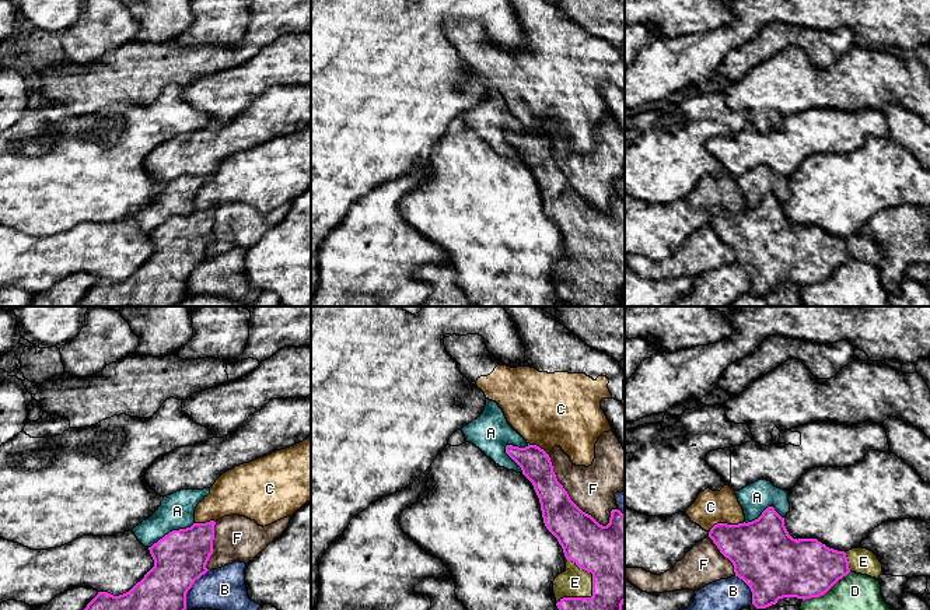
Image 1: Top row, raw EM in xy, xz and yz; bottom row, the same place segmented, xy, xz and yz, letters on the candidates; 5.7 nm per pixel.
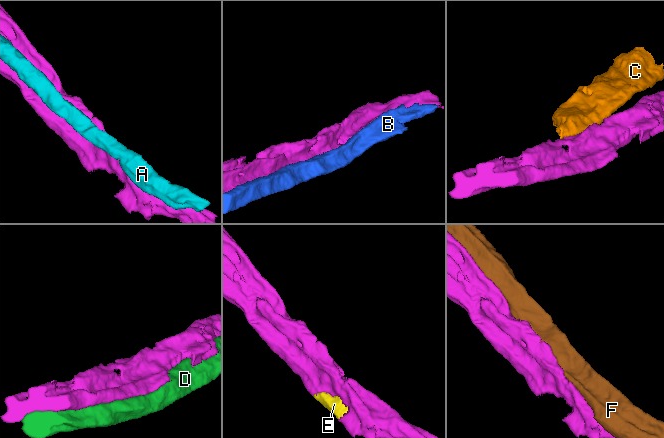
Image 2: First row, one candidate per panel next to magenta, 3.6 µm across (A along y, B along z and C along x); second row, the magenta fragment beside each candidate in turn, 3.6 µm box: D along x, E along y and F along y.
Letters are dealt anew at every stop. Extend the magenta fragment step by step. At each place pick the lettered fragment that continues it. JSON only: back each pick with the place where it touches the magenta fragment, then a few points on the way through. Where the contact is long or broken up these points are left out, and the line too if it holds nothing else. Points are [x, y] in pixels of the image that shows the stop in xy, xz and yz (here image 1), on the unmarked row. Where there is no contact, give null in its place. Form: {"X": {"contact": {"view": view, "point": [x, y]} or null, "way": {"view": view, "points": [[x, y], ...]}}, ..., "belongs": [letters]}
{"E": {"contact": {"view": "xz", "point": [584, 284]}}, "belongs": ["E"]}

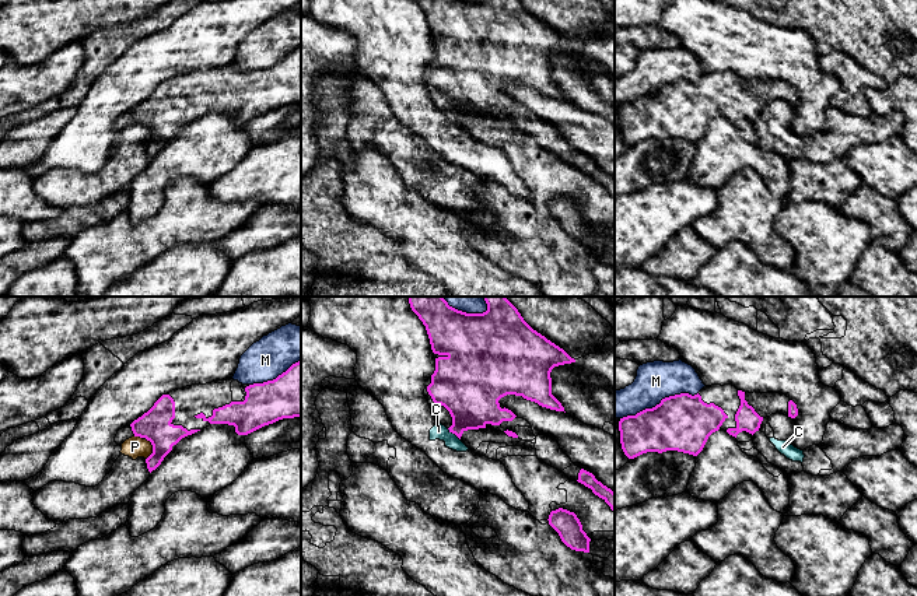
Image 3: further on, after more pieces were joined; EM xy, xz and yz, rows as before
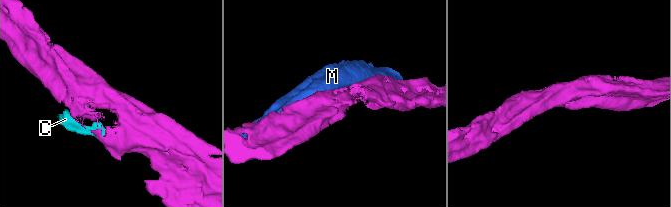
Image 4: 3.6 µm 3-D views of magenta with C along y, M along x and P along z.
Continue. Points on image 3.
{"belongs": []}

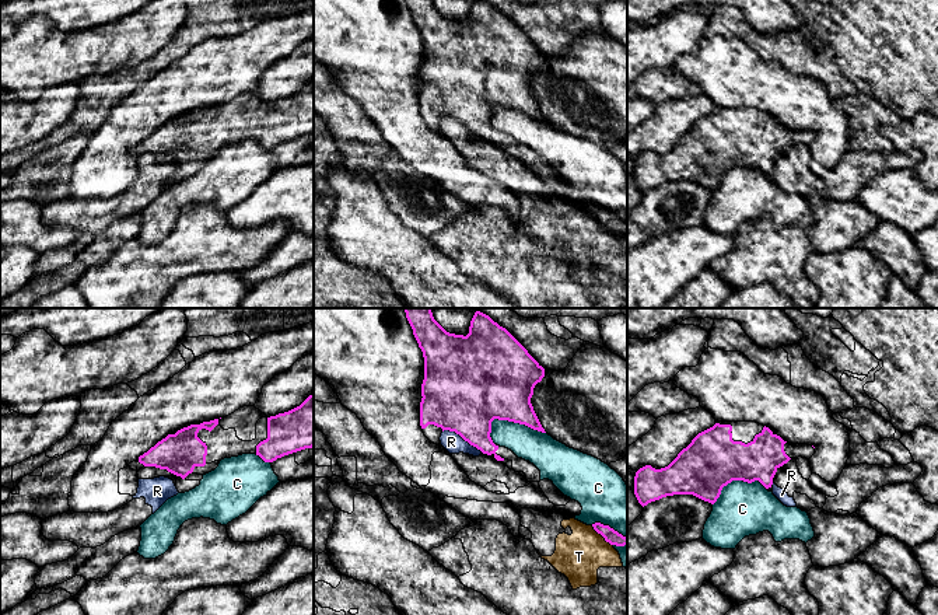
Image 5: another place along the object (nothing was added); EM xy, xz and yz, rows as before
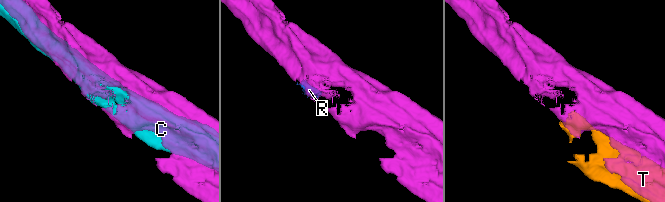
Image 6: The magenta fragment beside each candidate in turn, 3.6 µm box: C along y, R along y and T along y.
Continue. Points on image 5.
{"belongs": []}

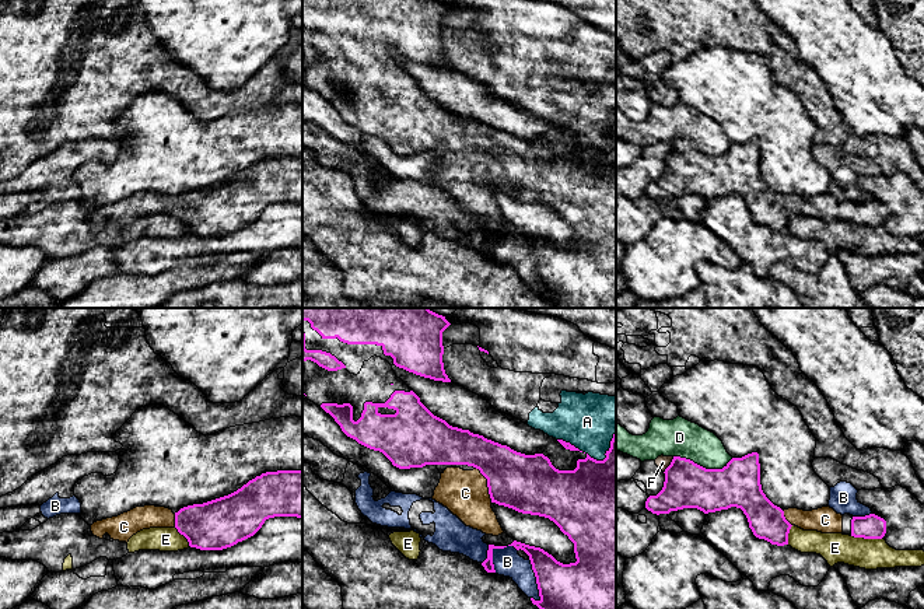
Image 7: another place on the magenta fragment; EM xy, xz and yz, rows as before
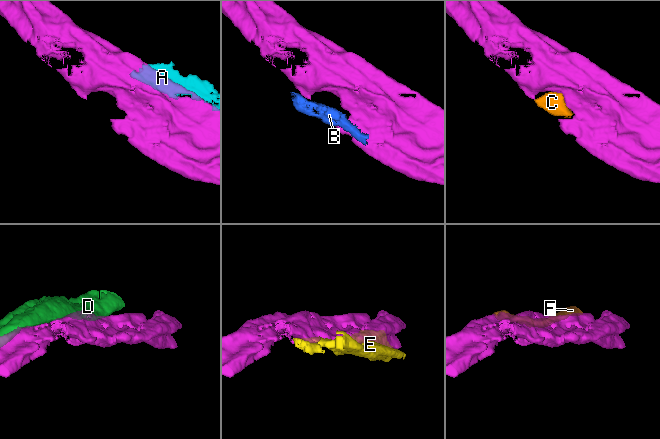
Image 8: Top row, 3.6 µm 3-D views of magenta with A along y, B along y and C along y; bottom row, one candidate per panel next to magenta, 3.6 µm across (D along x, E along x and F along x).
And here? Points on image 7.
{"C": {"contact": {"view": "xz", "point": [487, 171]}}, "belongs": ["C"]}

